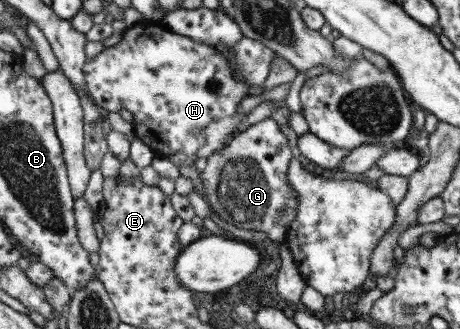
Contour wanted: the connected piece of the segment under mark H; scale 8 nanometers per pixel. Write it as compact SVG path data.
M142 19L132 27L125 29L122 39L116 44L110 47L104 47L103 50L93 57L91 61L86 63L85 66L87 87L89 88L89 95L93 96L95 103L103 109L105 113L108 112L121 112L121 110L128 110L133 114L133 129L137 137L154 152L156 156L169 157L169 159L175 162L175 165L186 165L194 168L195 162L199 158L209 158L211 153L215 151L223 150L223 147L227 147L231 140L235 138L235 135L239 134L237 130L238 126L246 125L246 114L241 117L237 115L237 104L249 95L249 85L243 81L239 81L234 76L234 65L230 62L228 54L221 48L217 48L211 44L203 44L188 36L181 36L181 34L171 30L162 23L152 22L151 20Z

